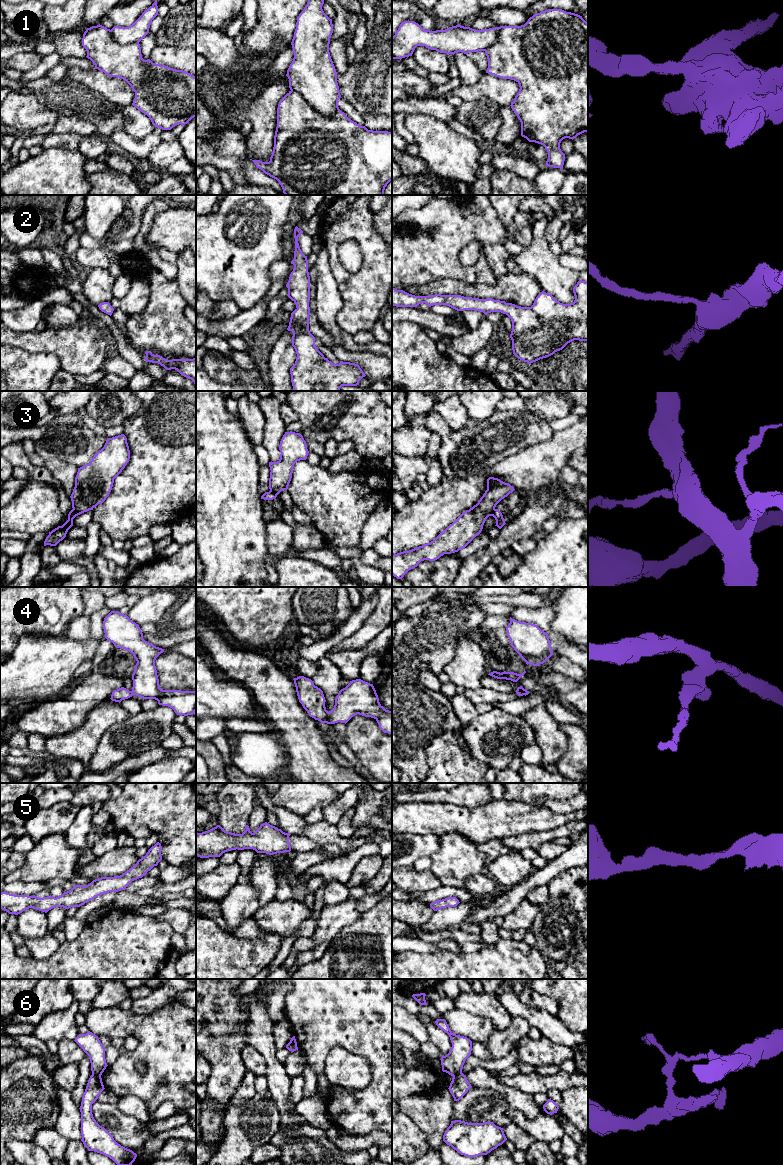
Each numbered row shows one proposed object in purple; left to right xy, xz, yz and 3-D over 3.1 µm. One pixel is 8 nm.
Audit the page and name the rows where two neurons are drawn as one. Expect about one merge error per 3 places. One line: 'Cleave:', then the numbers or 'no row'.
Cleave: 1, 3, 4, 6

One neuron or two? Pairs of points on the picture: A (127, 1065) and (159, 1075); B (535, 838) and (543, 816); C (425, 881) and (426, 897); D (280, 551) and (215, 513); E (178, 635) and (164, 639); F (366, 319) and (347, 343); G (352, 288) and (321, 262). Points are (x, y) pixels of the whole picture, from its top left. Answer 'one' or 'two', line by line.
A: one
B: two
C: two
D: two
E: one
F: two
G: two

